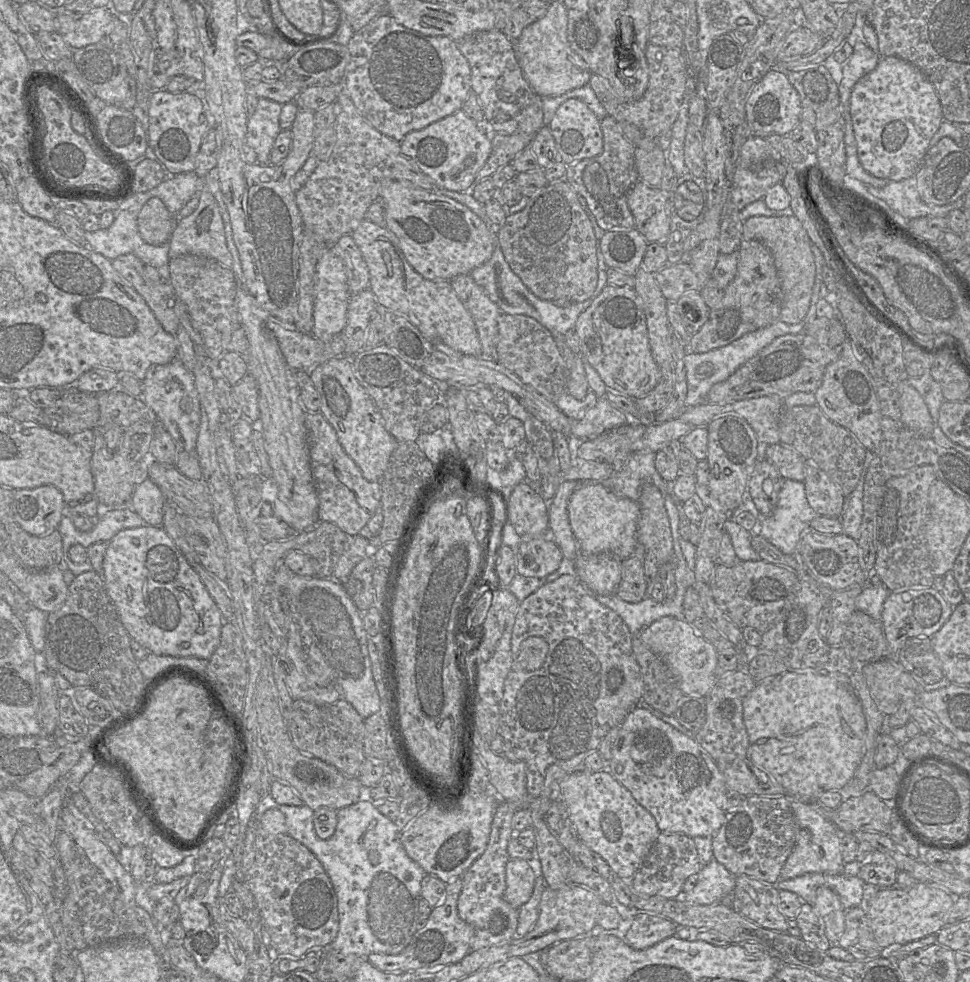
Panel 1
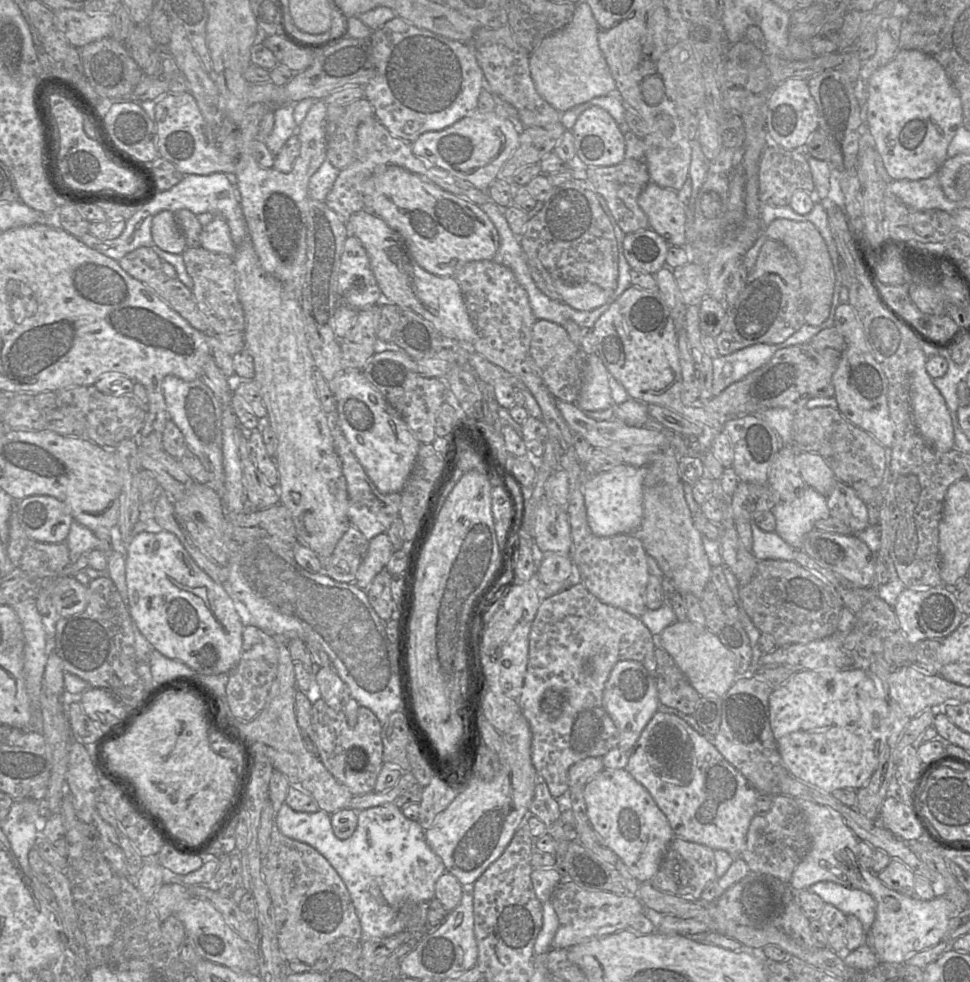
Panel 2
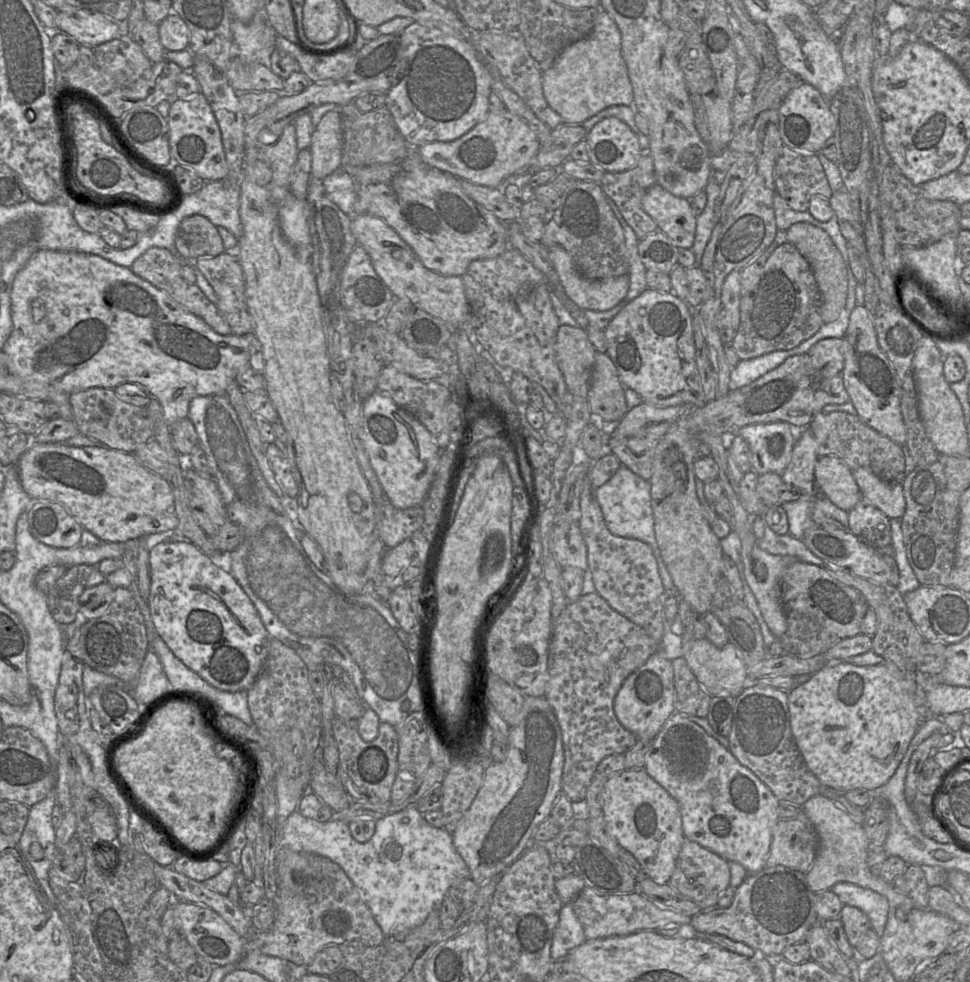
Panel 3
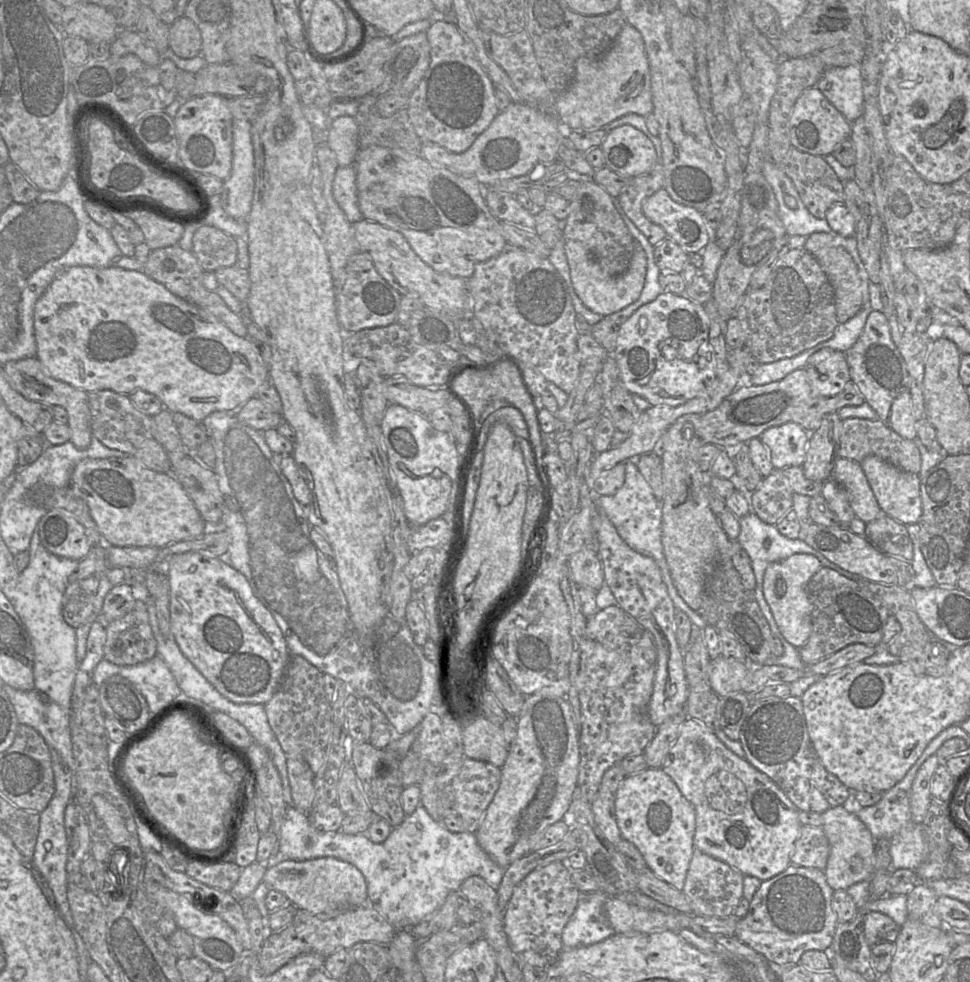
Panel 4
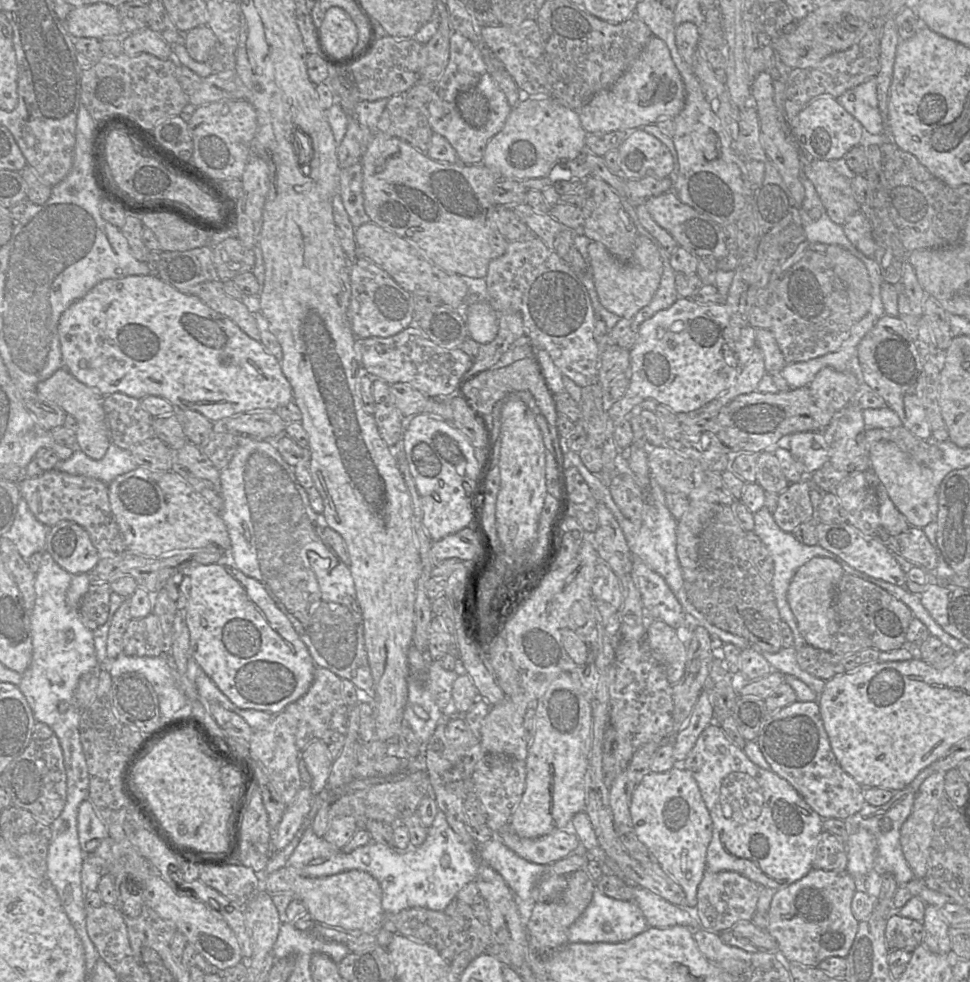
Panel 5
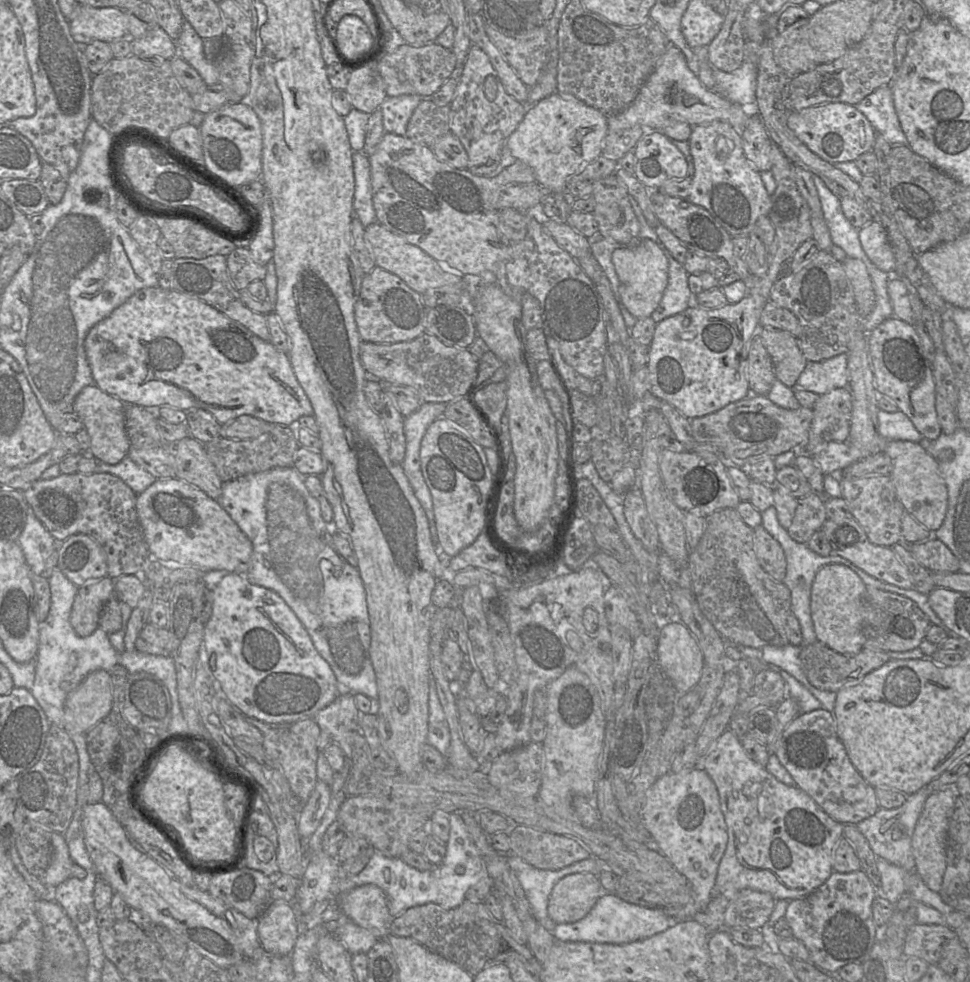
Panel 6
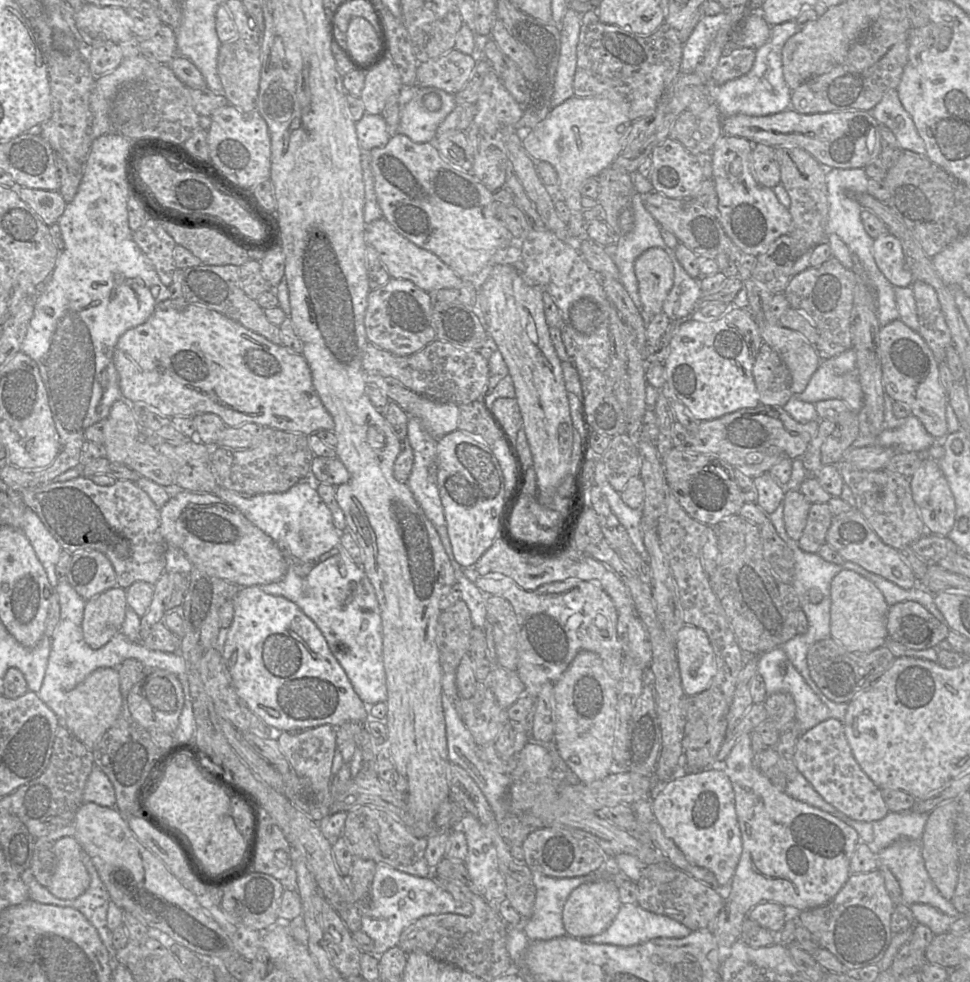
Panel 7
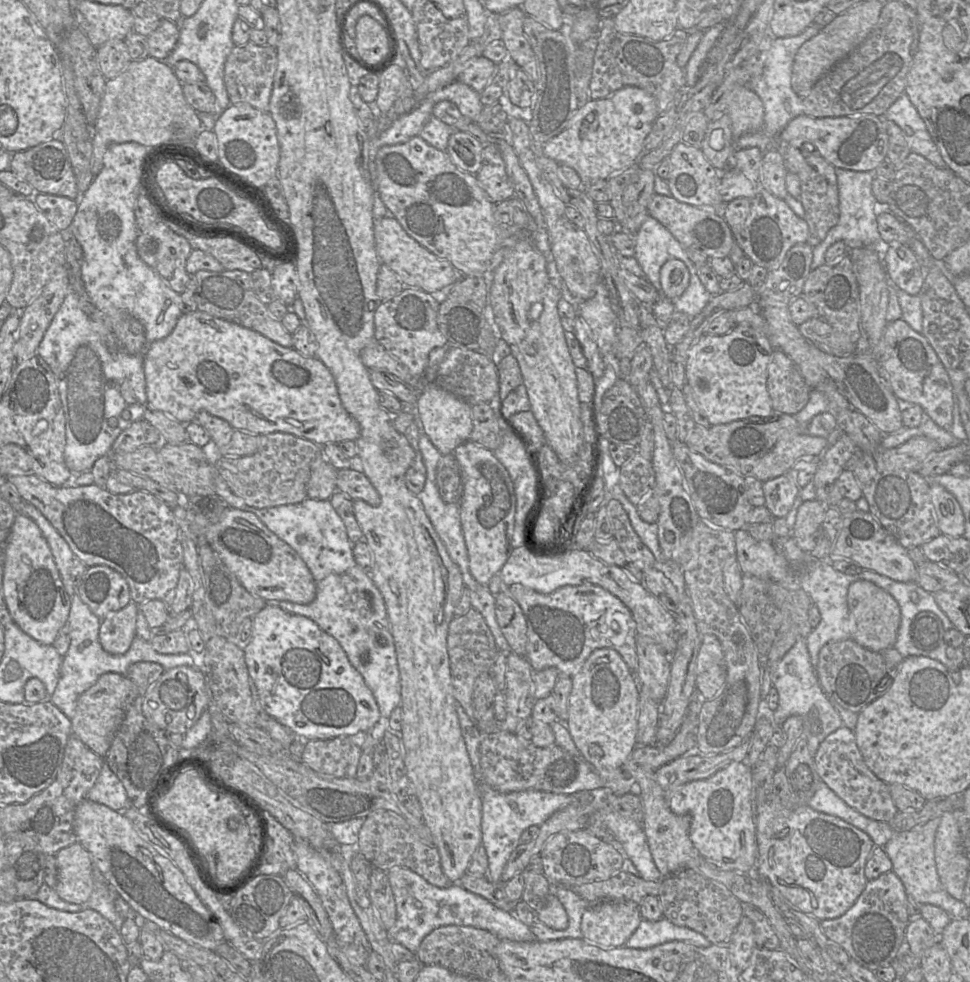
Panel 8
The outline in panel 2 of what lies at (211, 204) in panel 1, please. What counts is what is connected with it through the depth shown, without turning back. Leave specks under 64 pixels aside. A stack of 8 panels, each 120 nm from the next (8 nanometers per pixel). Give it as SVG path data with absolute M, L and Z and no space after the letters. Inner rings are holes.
M213 216L210 222L203 227L198 245L208 251L228 257L234 257L237 251L227 221L221 216Z

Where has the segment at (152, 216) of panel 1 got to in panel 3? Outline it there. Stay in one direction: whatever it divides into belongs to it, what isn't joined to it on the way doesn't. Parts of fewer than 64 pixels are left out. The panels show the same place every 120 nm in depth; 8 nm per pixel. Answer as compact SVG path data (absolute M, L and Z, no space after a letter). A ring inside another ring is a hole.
M198 214L187 216L181 221L175 246L184 261L217 256L226 251L217 227Z

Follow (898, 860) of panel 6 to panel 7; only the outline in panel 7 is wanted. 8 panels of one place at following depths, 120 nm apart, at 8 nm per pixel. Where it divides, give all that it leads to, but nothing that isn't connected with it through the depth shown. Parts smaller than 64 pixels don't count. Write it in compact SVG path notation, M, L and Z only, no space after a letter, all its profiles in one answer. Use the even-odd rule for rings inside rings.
M889 811L883 819L872 822L874 840L868 846L878 852L900 839L921 840L928 815Z

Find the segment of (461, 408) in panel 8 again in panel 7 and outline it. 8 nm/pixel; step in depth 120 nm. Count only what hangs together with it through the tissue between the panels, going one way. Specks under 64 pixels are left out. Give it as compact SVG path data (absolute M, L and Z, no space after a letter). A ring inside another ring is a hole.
M420 397L409 416L418 418L425 430L438 441L458 430L459 406Z

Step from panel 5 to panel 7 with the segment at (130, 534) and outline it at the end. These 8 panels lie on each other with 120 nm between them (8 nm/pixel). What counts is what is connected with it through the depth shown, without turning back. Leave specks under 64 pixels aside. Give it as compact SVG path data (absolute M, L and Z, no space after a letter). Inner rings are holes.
M182 490L160 508L160 532L169 548L181 550L194 569L231 582L238 587L261 586L281 580L289 561L278 545L253 525L236 507L214 493Z

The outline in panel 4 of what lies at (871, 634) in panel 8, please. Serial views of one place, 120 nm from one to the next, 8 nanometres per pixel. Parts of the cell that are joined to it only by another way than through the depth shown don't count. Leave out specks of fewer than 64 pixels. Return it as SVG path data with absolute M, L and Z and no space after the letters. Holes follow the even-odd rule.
M795 554L767 566L762 582L764 598L784 639L797 648L803 647L812 630L812 604L806 587L823 565L809 554Z

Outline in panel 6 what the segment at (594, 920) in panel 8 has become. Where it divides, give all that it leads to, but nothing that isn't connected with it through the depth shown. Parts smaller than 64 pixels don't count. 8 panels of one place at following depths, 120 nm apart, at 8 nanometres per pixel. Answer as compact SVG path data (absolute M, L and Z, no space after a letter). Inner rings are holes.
M591 873L569 874L553 887L548 914L555 924L574 923L584 918L606 892Z

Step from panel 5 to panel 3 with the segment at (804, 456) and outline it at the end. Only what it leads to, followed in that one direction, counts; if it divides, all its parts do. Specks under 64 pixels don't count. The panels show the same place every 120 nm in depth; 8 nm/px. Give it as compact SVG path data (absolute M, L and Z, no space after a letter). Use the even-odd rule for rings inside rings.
M771 422L750 424L737 431L748 444L750 450L751 472L758 475L766 473L782 474L790 462L792 450L796 442L793 426L787 422Z

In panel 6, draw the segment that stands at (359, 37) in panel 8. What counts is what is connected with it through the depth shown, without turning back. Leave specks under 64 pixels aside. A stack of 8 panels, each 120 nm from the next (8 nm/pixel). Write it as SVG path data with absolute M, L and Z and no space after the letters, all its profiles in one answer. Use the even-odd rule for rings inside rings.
M346 15L340 20L335 37L341 51L350 58L361 58L373 50L376 45L375 32L372 33L364 21L355 15Z

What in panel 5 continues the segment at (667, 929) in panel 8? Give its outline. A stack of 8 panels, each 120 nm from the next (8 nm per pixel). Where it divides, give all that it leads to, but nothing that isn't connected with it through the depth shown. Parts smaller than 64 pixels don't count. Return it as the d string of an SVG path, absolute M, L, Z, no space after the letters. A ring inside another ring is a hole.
M594 890L589 905L569 928L567 941L568 943L620 943L632 939L648 927L642 911L634 902L609 898Z

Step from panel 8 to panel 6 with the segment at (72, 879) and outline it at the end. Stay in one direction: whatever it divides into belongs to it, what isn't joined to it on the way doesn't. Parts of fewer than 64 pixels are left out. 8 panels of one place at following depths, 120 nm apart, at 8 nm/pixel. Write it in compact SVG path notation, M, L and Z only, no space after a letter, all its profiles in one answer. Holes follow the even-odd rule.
M53 832L50 844L49 863L46 874L42 878L43 885L52 891L69 878L83 879L86 877L87 871L72 861L63 833Z

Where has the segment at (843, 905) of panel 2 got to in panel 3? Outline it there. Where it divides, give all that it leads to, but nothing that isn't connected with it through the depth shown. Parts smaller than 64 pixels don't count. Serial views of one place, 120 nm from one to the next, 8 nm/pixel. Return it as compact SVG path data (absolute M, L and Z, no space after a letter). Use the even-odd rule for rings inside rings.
M839 882L830 890L844 905L858 908L865 913L870 920L872 930L879 937L883 935L889 914L889 903L884 896L851 883Z

